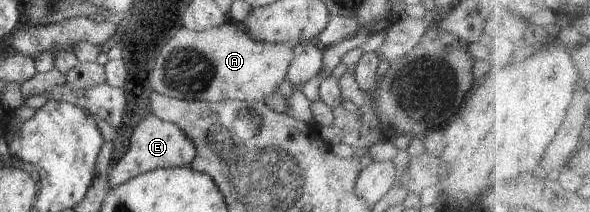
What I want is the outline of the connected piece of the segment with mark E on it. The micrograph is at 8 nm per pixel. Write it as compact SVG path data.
M147 115L134 128L128 150L108 171L108 184L111 190L128 182L131 178L156 169L189 166L196 156L194 143L176 124L160 120L157 116Z

